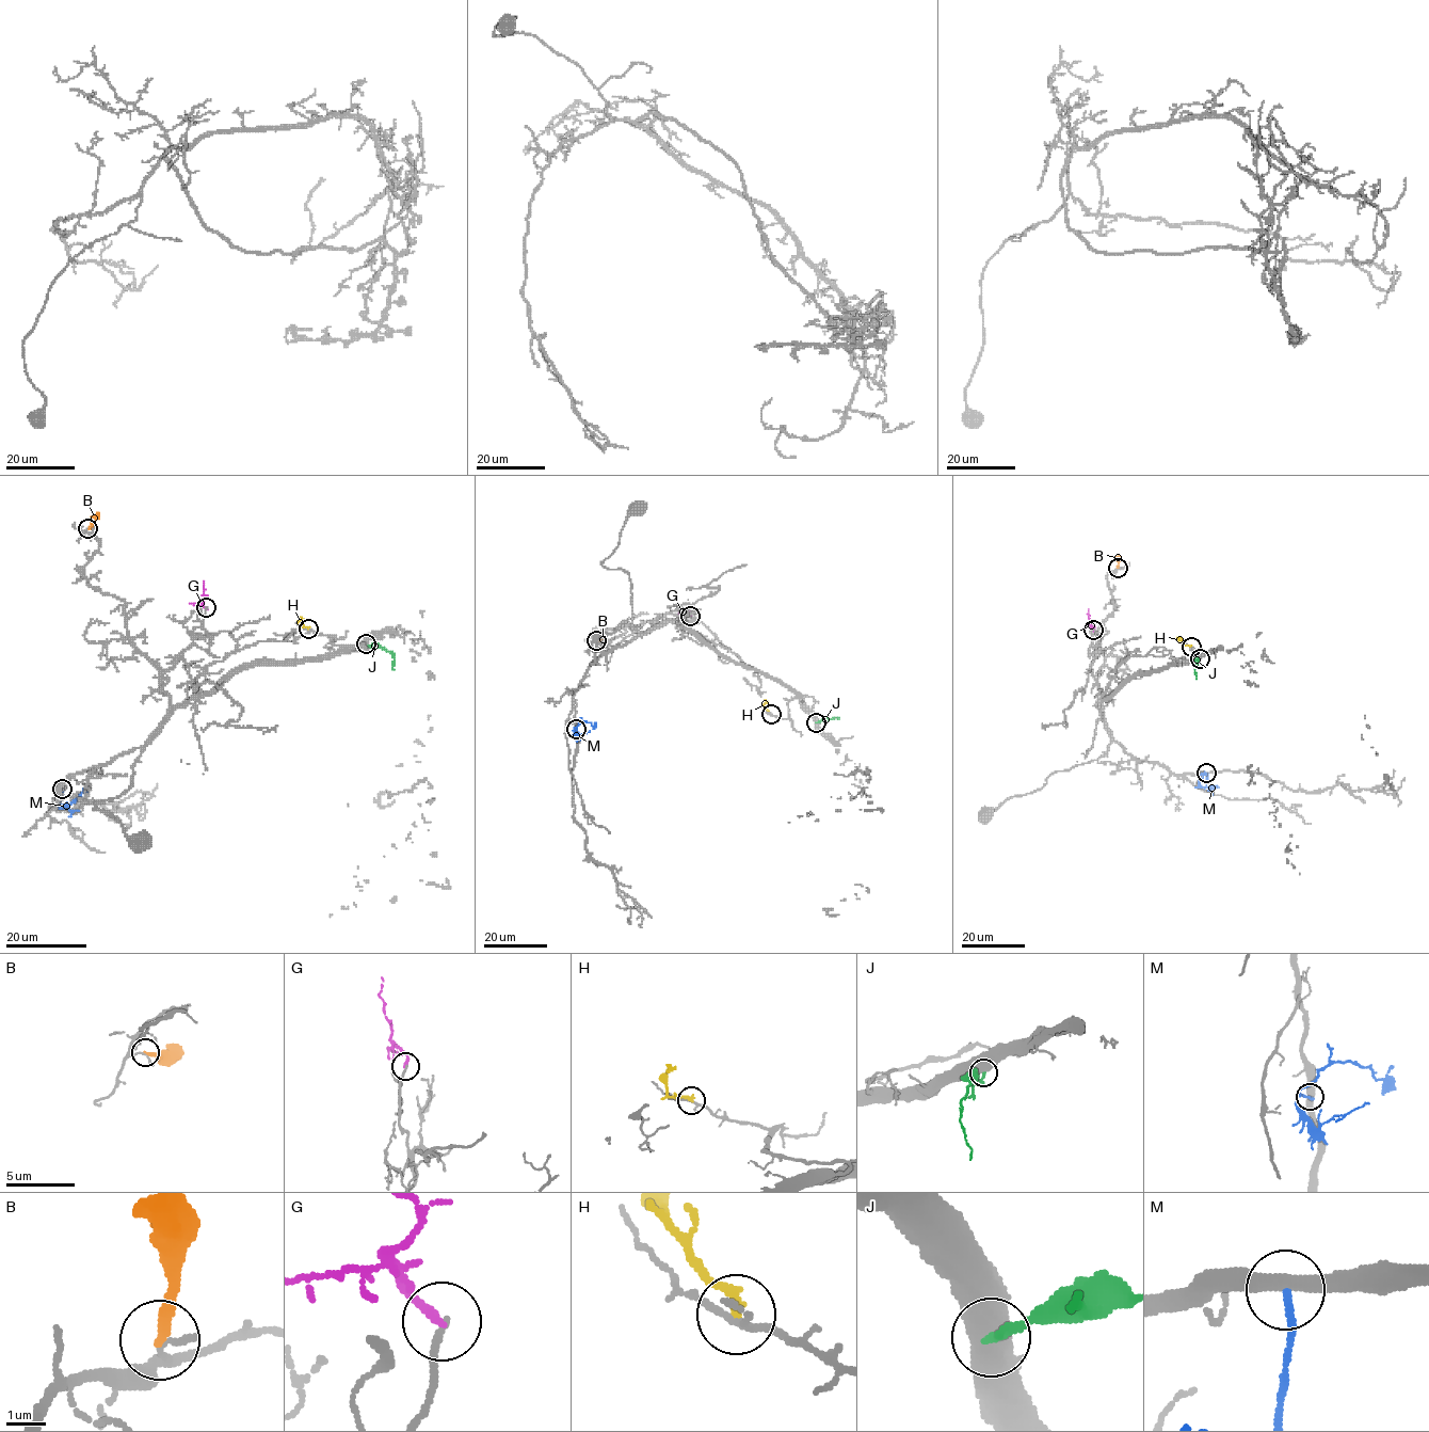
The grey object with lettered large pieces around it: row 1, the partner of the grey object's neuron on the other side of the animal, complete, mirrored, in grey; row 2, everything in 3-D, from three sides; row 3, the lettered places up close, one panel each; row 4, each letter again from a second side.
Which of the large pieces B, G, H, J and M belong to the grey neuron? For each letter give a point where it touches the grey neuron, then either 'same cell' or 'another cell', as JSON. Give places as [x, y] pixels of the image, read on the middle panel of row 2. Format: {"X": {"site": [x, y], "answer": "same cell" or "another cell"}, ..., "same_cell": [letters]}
{"B": {"site": [596, 640], "answer": "another cell"}, "G": {"site": [690, 616], "answer": "another cell"}, "H": {"site": [771, 714], "answer": "another cell"}, "J": {"site": [816, 722], "answer": "another cell"}, "M": {"site": [576, 729], "answer": "another cell"}, "same_cell": []}

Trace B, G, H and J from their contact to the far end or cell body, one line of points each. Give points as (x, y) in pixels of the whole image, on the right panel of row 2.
B: (1117, 568), (1118, 555)
G: (1093, 630), (1088, 609)
H: (1192, 647), (1177, 638)
J: (1200, 658), (1194, 666), (1197, 679)

